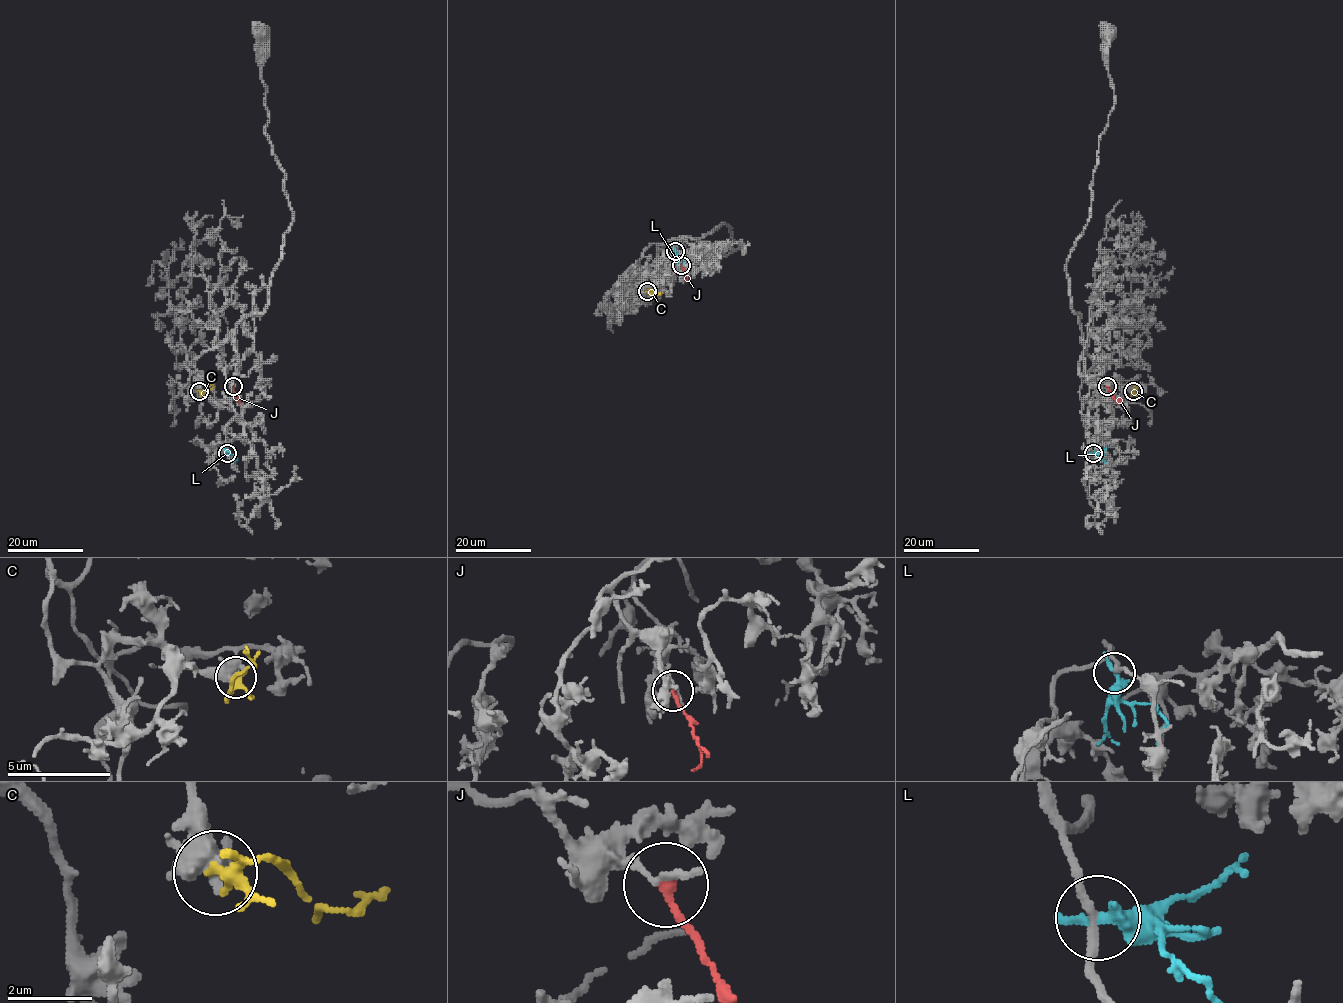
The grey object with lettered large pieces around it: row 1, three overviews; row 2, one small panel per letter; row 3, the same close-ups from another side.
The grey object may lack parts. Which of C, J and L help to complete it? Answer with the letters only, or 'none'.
none

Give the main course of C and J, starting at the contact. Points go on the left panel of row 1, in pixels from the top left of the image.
C: (199, 390), (203, 394), (215, 386)
J: (233, 387), (238, 399), (237, 402)

